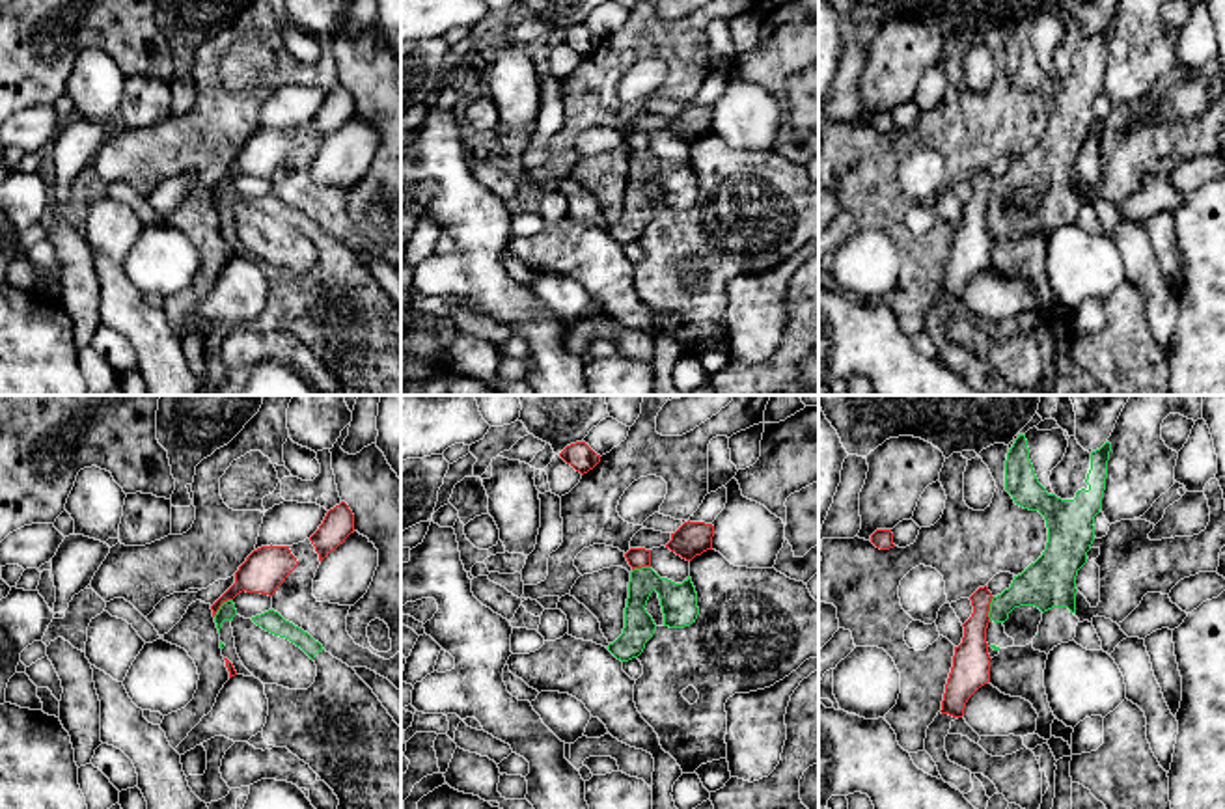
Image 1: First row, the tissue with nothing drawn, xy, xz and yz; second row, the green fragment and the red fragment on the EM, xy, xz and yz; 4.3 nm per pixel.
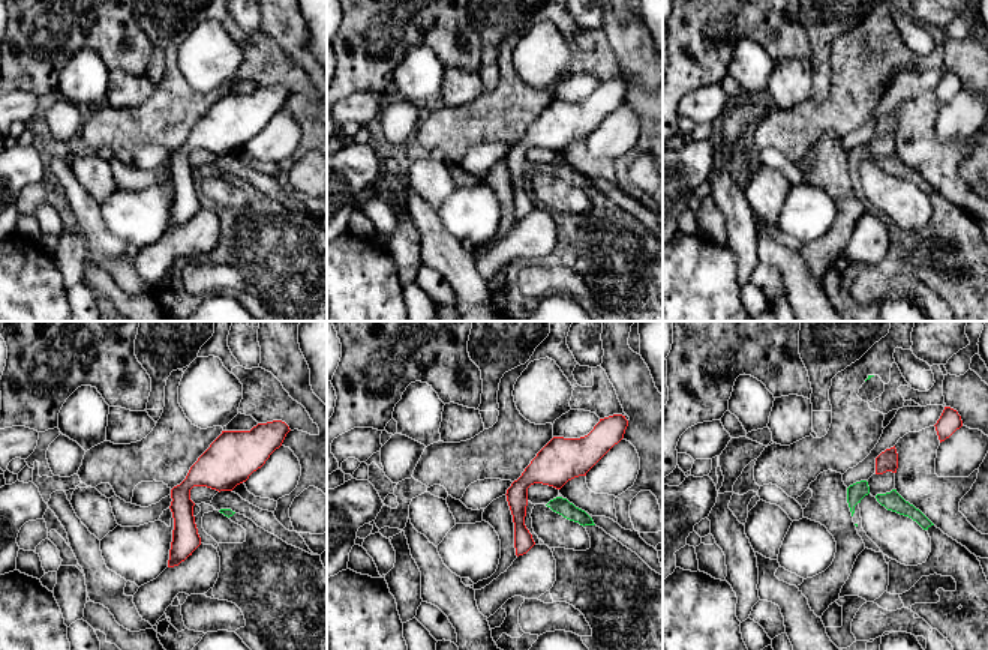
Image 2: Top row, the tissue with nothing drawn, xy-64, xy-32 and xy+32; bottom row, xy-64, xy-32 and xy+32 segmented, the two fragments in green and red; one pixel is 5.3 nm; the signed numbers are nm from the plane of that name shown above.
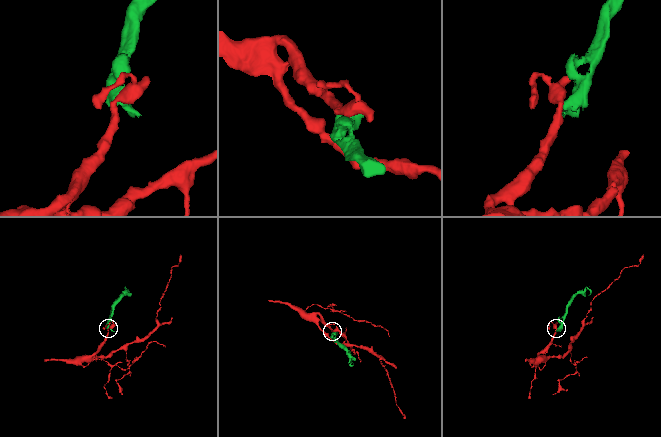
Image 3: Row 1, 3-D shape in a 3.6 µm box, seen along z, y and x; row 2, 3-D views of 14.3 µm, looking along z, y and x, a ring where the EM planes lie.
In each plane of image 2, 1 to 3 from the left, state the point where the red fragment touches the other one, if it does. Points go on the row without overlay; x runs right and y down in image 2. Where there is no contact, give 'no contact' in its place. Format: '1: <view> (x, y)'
1: no contact
2: no contact
3: no contact

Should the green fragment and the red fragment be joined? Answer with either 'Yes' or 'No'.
No

